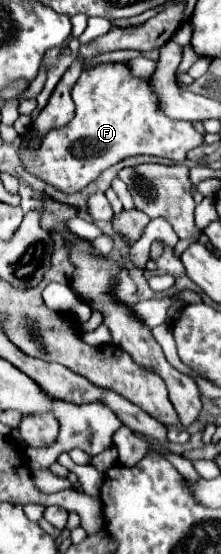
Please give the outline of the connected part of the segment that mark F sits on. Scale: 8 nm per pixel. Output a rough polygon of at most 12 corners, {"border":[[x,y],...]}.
{"border":[[122,64],[84,70],[76,114],[26,172],[66,194],[124,158],[186,160],[204,142]]}

